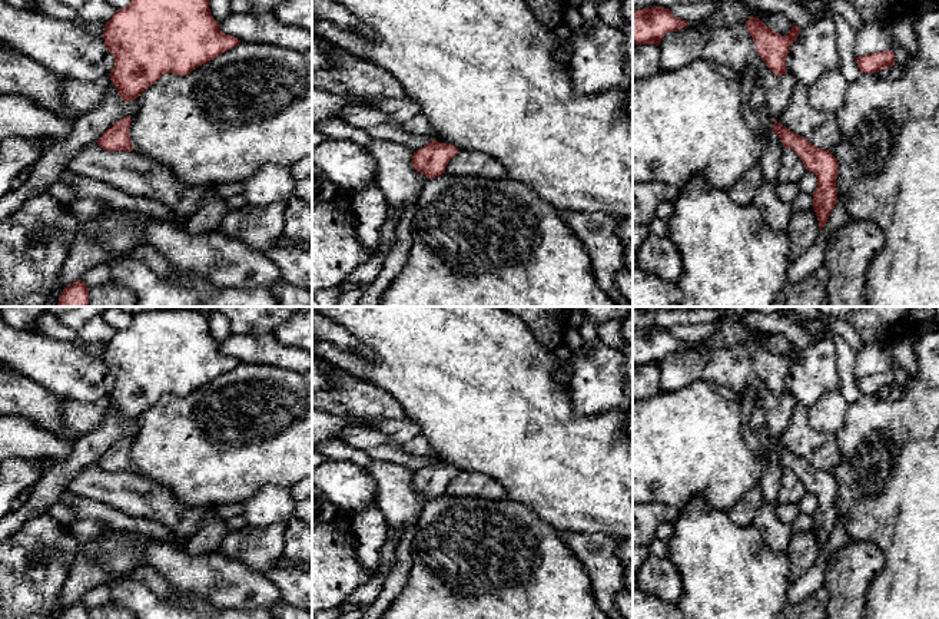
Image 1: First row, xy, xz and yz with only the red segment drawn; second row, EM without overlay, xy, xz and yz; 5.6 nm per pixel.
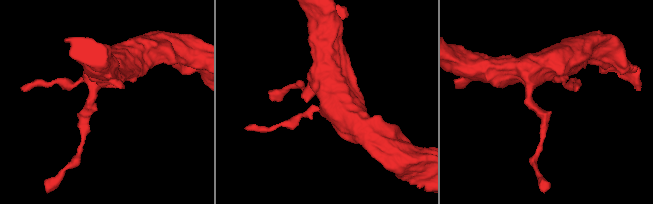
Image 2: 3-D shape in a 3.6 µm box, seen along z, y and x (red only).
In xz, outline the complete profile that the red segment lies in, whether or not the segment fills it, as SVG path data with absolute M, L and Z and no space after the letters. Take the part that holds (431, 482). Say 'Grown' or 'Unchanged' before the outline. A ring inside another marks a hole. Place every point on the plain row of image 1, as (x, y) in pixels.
Unchanged. M432 461L419 471L414 473L412 489L421 493L428 500L445 494L448 483L457 476L459 470L451 464L439 464Z

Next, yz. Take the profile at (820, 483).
Unchanged. M774 441L774 451L783 469L790 469L802 480L806 491L813 493L817 499L817 509L813 513L813 530L819 542L819 550L827 543L830 533L837 523L836 499L839 491L837 480L829 473L819 470L800 456Z

